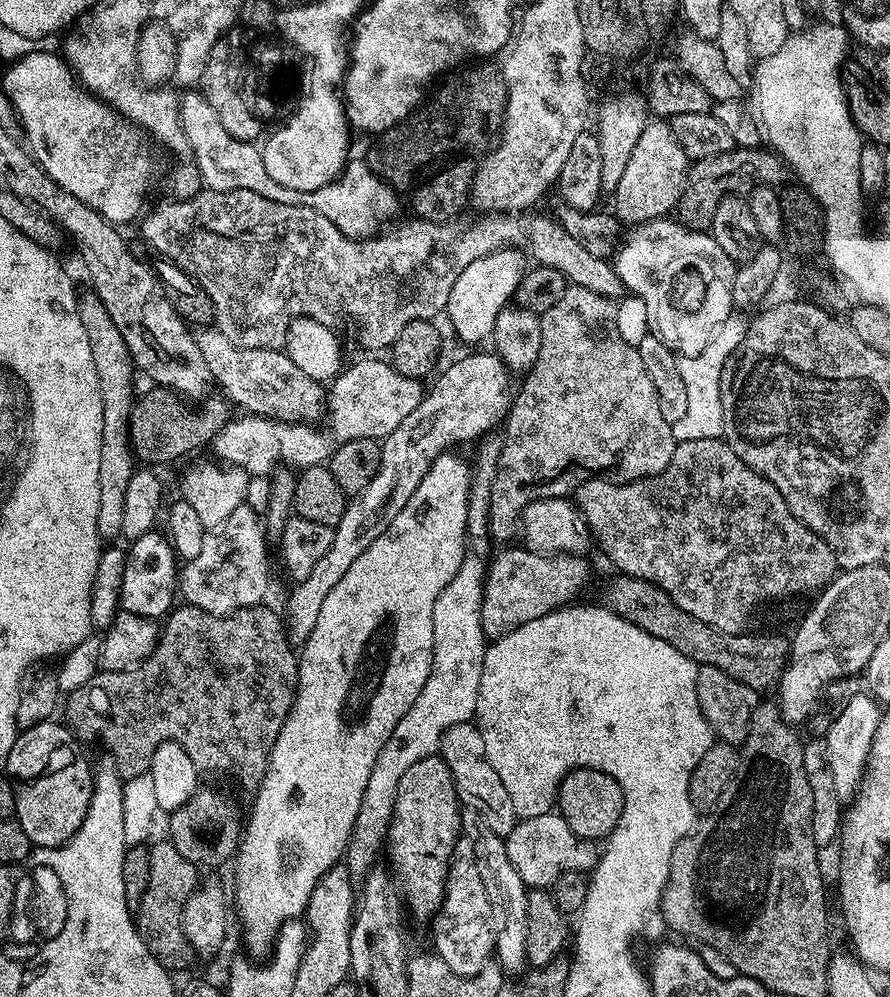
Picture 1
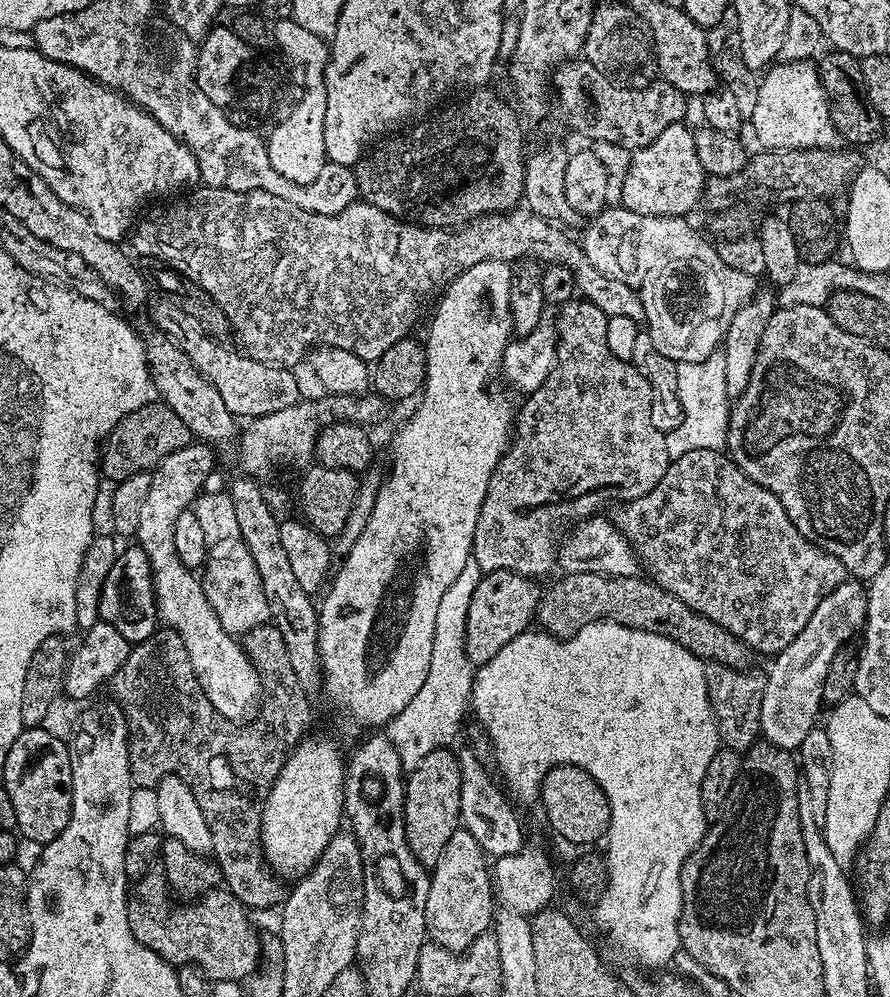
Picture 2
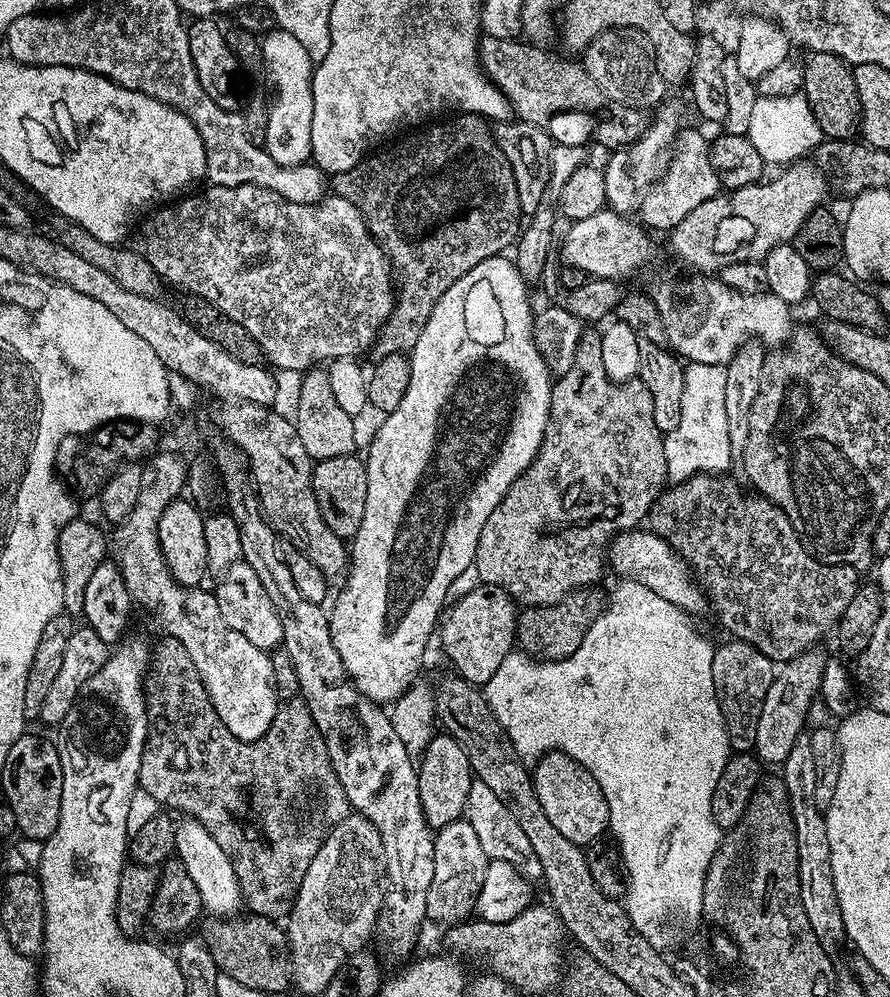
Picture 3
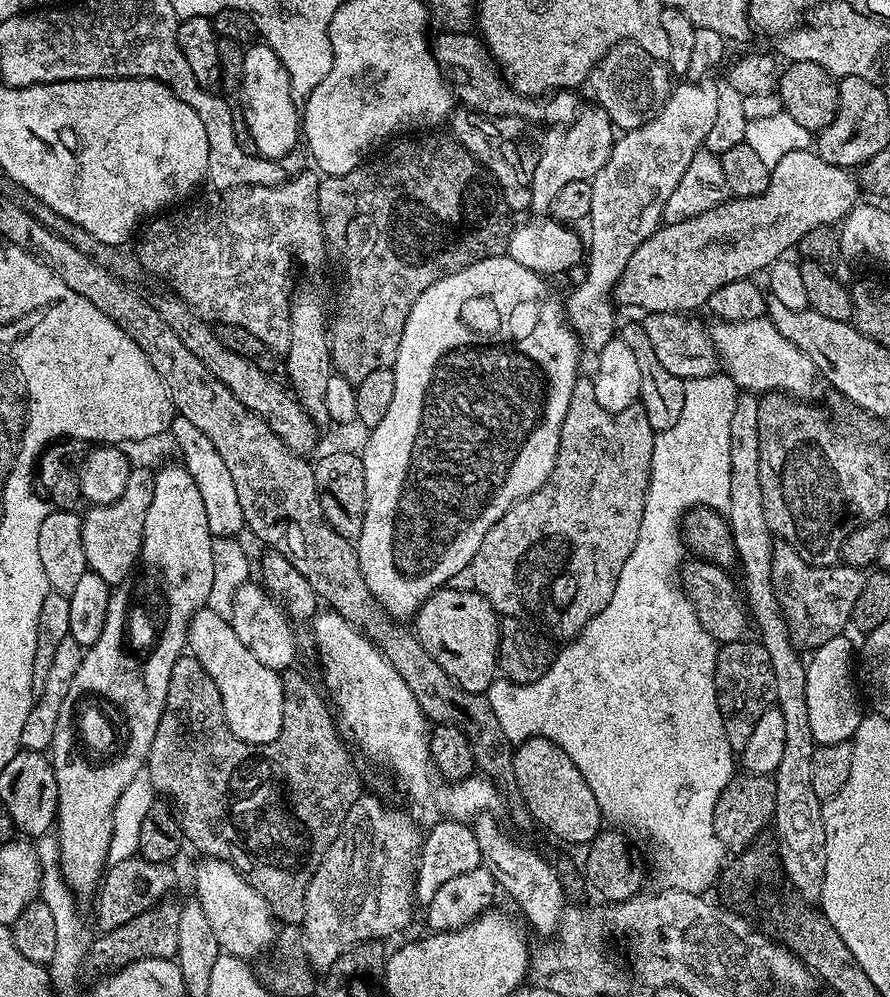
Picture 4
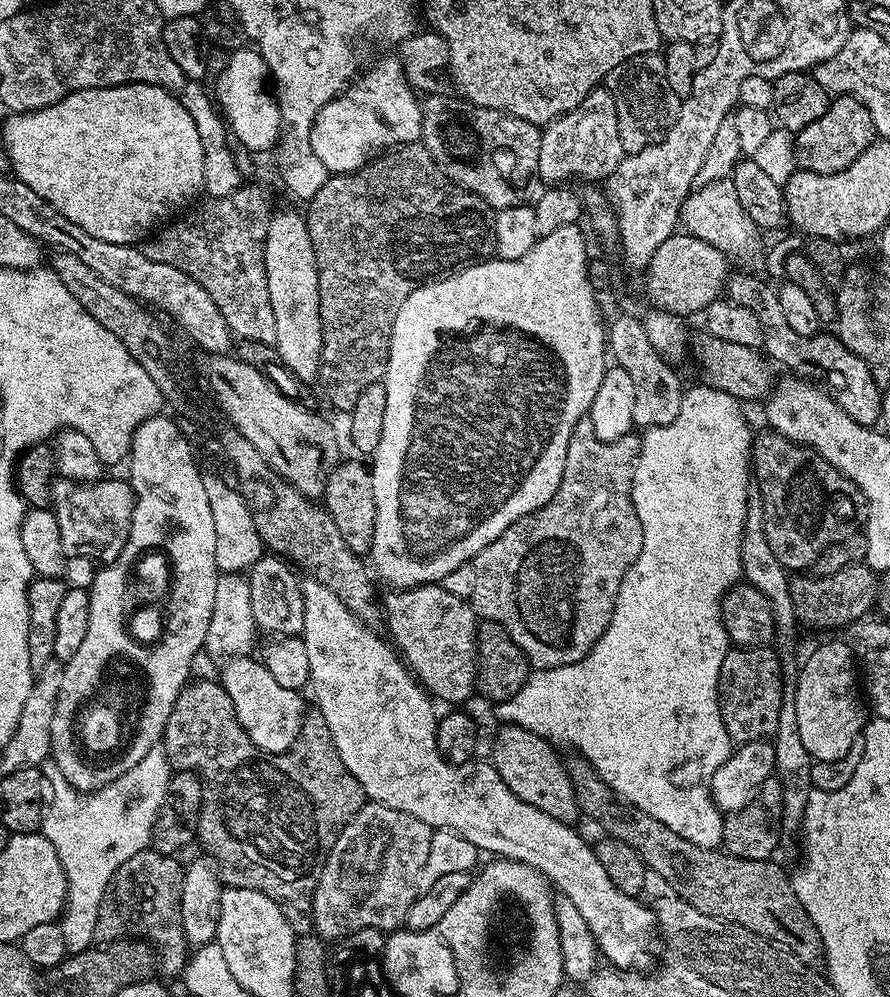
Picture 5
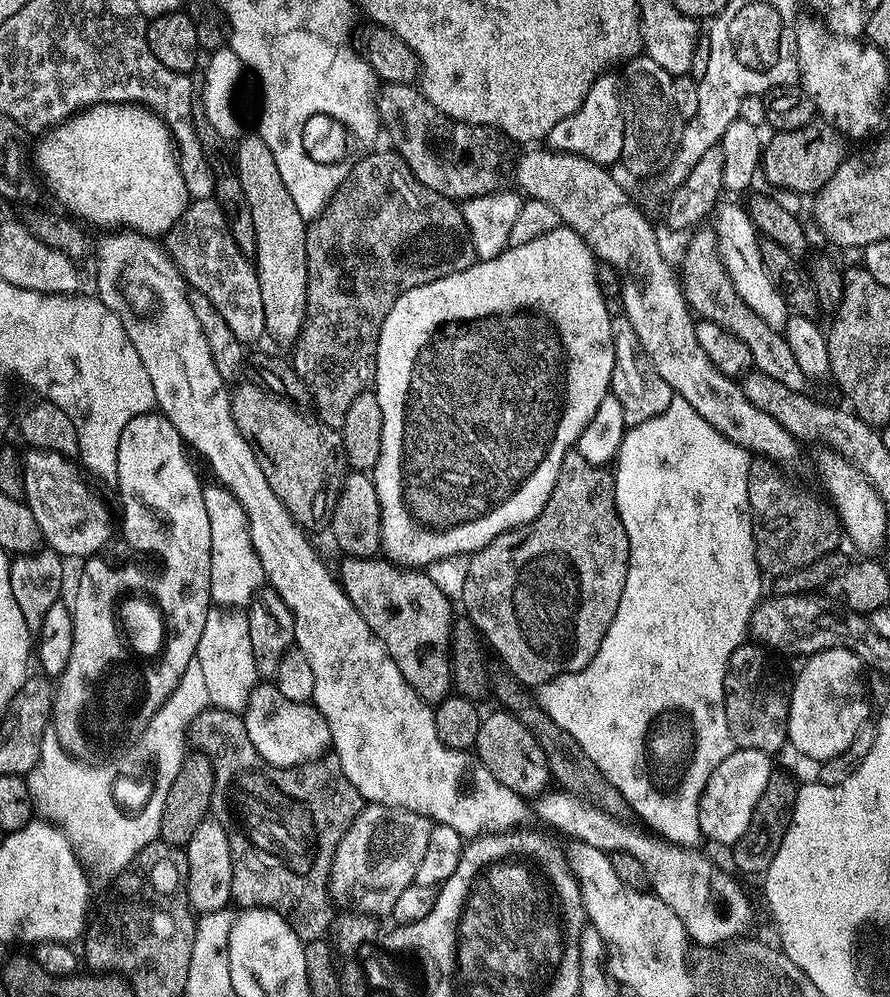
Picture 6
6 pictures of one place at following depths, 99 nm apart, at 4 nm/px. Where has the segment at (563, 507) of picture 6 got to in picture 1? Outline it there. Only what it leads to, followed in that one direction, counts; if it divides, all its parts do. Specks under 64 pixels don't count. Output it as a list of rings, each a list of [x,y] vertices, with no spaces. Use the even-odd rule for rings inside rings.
[[[577,284],[565,287],[562,298],[558,298],[558,302],[554,302],[554,306],[550,306],[550,310],[539,313],[540,317],[540,329],[542,330],[542,346],[538,350],[538,358],[536,359],[535,366],[532,367],[531,372],[527,373],[523,377],[524,385],[520,388],[520,393],[513,395],[510,400],[510,407],[506,413],[506,419],[503,421],[504,432],[502,431],[502,443],[500,445],[500,457],[498,458],[498,466],[496,467],[496,473],[494,474],[494,482],[492,483],[492,489],[490,490],[490,514],[488,515],[488,530],[493,541],[504,540],[500,542],[508,542],[513,535],[517,535],[520,526],[520,516],[524,512],[524,507],[530,502],[535,500],[541,500],[542,498],[554,498],[555,496],[563,496],[565,498],[571,497],[575,493],[576,489],[586,480],[593,478],[599,478],[601,480],[610,480],[613,484],[629,484],[635,480],[645,480],[651,476],[657,476],[662,474],[662,470],[666,470],[670,466],[670,458],[674,454],[678,441],[672,437],[672,425],[666,422],[666,418],[662,418],[662,410],[658,407],[658,390],[654,390],[654,382],[650,382],[650,374],[646,374],[646,366],[642,366],[642,358],[640,357],[639,347],[622,342],[622,338],[618,334],[618,322],[616,321],[616,304],[611,300],[607,300],[602,294],[594,294],[594,290],[586,290],[582,286]]]

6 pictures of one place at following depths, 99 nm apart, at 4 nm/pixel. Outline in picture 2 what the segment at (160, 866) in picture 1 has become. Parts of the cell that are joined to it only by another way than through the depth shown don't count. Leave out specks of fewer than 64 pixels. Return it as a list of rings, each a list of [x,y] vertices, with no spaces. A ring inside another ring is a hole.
[[[153,870],[147,872],[141,880],[131,885],[128,893],[128,917],[130,918],[130,930],[142,946],[154,950],[167,964],[173,966],[191,966],[199,968],[209,980],[235,980],[247,981],[248,977],[260,967],[262,963],[262,939],[256,933],[252,925],[249,909],[227,887],[220,886],[215,890],[205,891],[204,895],[195,902],[172,904],[173,893],[167,876],[163,871]]]

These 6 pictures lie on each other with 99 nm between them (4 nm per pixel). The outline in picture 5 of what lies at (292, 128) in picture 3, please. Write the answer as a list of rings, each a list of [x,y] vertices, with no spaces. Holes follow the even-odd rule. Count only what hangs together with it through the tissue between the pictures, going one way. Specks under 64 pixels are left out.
[[[245,46],[233,51],[228,57],[228,64],[221,77],[217,79],[217,86],[214,91],[214,100],[230,129],[231,135],[242,146],[246,146],[249,152],[259,154],[267,150],[275,149],[276,140],[280,136],[280,105],[276,103],[275,95],[271,91],[264,92],[264,83],[267,85],[270,80],[270,73],[263,56],[256,51],[255,47]]]

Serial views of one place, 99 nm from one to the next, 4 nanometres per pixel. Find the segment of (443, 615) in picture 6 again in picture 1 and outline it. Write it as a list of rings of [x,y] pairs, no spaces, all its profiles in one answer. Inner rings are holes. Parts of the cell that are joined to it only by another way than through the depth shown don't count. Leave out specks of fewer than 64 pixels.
[[[504,546],[500,553],[497,554],[496,557],[487,565],[486,575],[484,577],[484,597],[482,598],[482,610],[480,613],[482,614],[482,630],[484,631],[485,637],[495,638],[497,636],[505,636],[506,634],[510,634],[510,630],[518,630],[518,626],[522,626],[526,622],[531,622],[534,619],[542,618],[543,615],[548,615],[551,612],[558,611],[560,608],[565,607],[567,605],[571,605],[576,595],[579,594],[580,591],[583,590],[584,587],[588,584],[588,579],[591,578],[592,572],[588,569],[587,559],[584,556],[570,556],[567,554],[561,554],[559,556],[543,556],[542,554],[538,554],[537,552],[529,552],[527,548],[523,546],[517,546],[517,548],[508,548],[512,546]]]

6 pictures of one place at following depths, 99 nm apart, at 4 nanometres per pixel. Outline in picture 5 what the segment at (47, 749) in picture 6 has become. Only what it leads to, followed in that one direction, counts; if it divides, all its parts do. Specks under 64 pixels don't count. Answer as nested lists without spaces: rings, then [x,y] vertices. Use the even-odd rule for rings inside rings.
[[[51,762],[43,765],[42,775],[50,799],[39,831],[48,839],[50,846],[54,846],[54,854],[58,854],[68,887],[68,898],[64,901],[64,910],[58,923],[68,953],[87,952],[94,944],[94,922],[98,922],[98,906],[102,902],[102,894],[106,894],[110,878],[118,866],[126,862],[126,858],[134,858],[134,854],[145,851],[151,845],[152,827],[156,819],[153,816],[124,816],[124,800],[116,800],[116,792],[104,792],[100,787],[87,794],[77,792],[70,782],[66,782],[66,778],[62,778],[62,770],[58,770],[58,766]]]

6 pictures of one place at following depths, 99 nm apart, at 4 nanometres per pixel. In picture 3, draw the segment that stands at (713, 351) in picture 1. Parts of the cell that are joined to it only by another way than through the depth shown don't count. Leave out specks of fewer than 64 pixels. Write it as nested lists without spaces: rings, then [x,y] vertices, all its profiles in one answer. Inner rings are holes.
[[[693,364],[684,369],[682,418],[678,426],[666,433],[664,449],[668,463],[668,480],[689,480],[697,474],[720,474],[734,459],[730,446],[730,422],[726,418],[726,374],[723,364]]]

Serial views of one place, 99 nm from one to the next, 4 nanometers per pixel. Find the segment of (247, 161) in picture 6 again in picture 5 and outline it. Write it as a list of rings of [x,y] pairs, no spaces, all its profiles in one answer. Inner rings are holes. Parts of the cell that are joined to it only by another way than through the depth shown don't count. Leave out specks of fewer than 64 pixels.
[[[294,209],[273,211],[268,218],[264,239],[264,269],[266,286],[270,294],[270,310],[274,310],[274,334],[276,353],[295,374],[297,381],[315,381],[322,350],[322,322],[318,298],[318,270],[314,258],[314,246],[310,242],[308,221]]]

